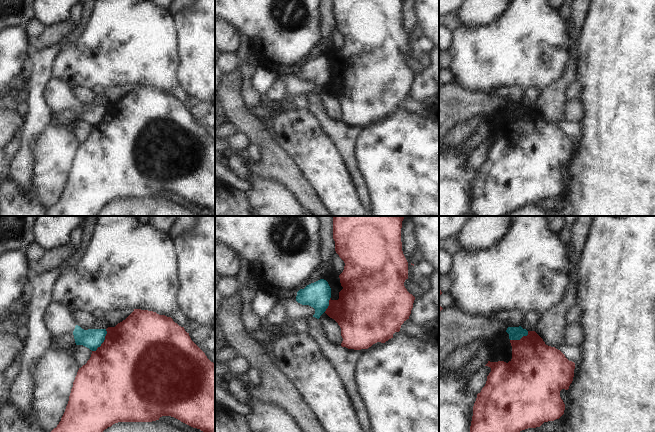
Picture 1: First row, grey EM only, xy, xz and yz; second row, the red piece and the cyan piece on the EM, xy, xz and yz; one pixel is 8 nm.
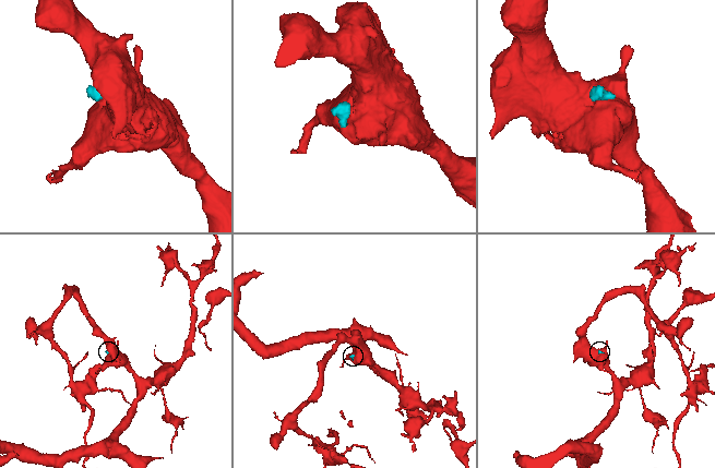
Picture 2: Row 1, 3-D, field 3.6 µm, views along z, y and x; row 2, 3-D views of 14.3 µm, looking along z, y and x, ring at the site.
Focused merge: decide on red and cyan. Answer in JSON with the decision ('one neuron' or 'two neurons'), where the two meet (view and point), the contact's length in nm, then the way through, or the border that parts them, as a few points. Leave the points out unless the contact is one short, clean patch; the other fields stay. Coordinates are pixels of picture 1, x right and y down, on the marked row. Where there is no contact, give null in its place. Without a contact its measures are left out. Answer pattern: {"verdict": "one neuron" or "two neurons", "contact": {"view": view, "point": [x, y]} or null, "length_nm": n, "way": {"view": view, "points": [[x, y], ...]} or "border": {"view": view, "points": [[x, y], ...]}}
{"verdict": "two neurons", "contact": {"view": "xy", "point": [104, 341]}, "length_nm": 220, "border": {"view": "xy", "points": [[106, 329], [104, 341], [92, 351]]}}

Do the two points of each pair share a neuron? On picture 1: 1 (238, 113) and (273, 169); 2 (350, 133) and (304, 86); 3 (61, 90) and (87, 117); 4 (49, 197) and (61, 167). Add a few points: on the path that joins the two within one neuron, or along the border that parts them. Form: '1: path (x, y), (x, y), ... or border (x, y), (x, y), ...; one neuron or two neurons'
1: path (250, 127), (268, 145), (272, 155); one neuron
2: border (312, 90), (304, 93); two neurons
3: path (67, 97), (80, 110); one neuron
4: path (49, 190), (49, 179), (54, 174); one neuron

